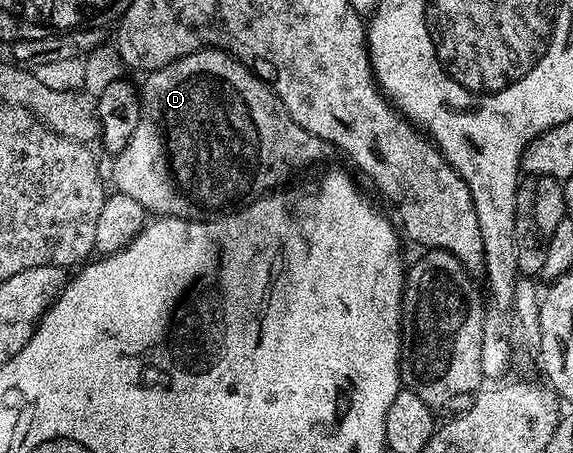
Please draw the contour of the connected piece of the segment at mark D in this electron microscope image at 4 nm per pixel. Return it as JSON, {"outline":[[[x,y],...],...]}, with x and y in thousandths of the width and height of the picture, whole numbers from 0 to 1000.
{"outline":[[[358,106],[284,150],[272,150],[255,161],[257,179],[246,185],[246,210],[243,216],[243,258],[239,260],[239,287],[232,287],[232,305],[199,347],[201,364],[194,371],[194,397],[199,422],[211,428],[225,428],[225,437],[246,446],[250,461],[258,472],[279,477],[307,477],[318,486],[346,486],[366,479],[370,472],[387,470],[447,428],[466,428],[485,411],[492,397],[501,397],[508,380],[529,371],[534,362],[550,362],[564,344],[565,311],[551,305],[539,287],[532,287],[501,247],[499,234],[487,223],[487,214],[468,188],[461,185],[429,141],[417,139],[401,115],[380,106]]]}

